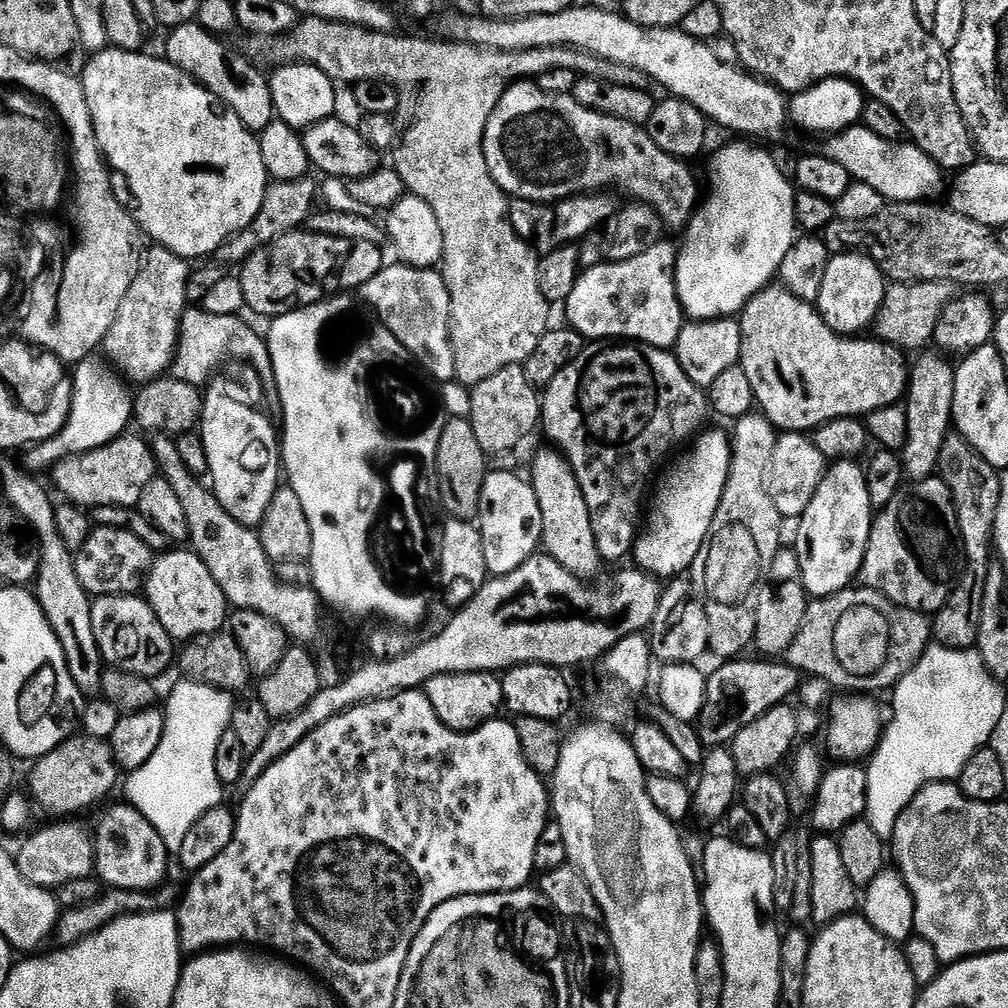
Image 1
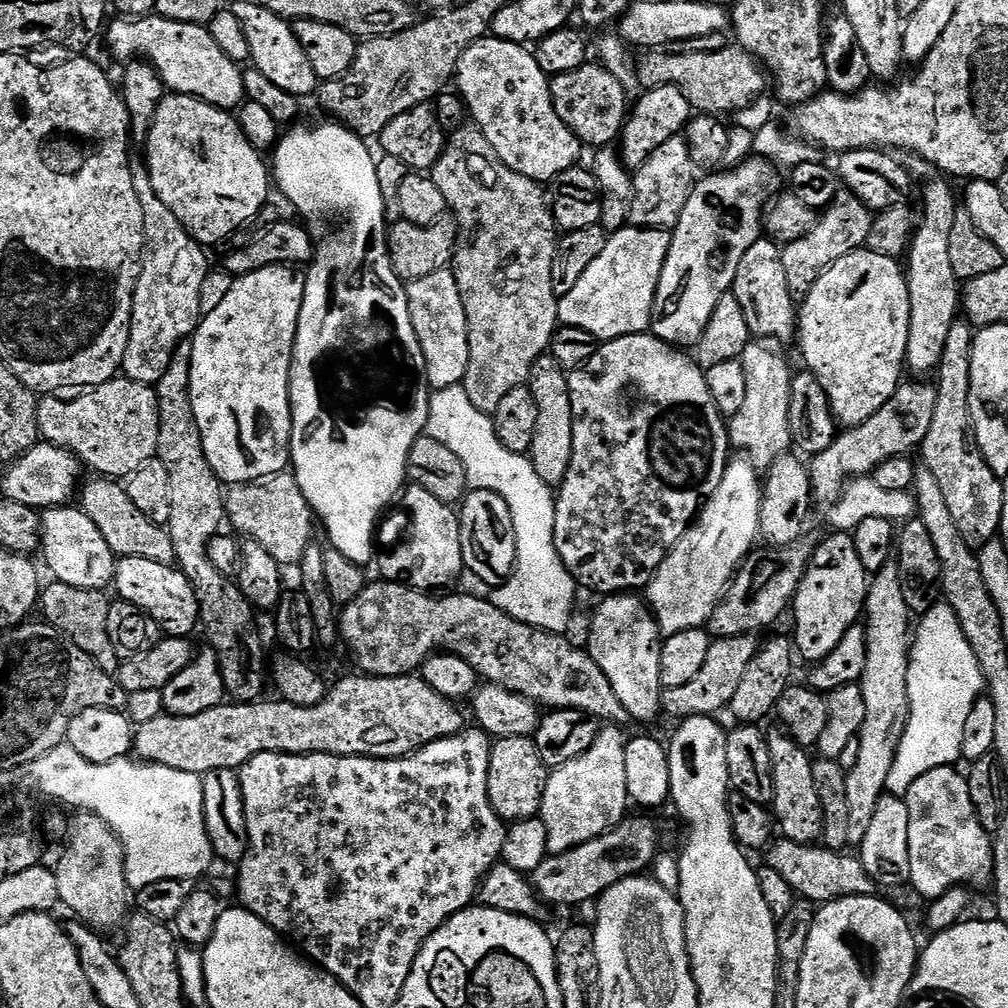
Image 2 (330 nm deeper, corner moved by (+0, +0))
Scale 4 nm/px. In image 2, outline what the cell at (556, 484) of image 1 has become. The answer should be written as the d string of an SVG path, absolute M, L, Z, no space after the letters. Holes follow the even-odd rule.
M550 354L539 356L532 364L530 387L534 403L538 405L538 426L534 430L534 442L530 459L538 478L550 486L558 486L566 478L570 458L574 450L574 430L572 429L572 407L568 393L568 376L554 362Z

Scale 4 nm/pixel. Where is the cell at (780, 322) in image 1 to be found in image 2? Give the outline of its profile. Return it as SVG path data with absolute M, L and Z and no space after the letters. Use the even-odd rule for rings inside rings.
M761 238L746 250L742 262L738 262L738 274L734 274L730 294L738 298L746 326L750 326L753 337L764 342L788 340L798 332L798 308L786 286L786 270L782 267L782 248L771 238Z

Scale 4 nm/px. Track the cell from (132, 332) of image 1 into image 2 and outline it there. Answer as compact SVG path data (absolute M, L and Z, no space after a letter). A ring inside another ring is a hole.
M138 150L128 155L128 169L134 192L139 200L143 214L143 244L138 261L138 273L135 284L135 294L132 295L130 334L126 352L123 355L121 373L129 380L155 385L165 374L165 370L172 361L176 347L185 339L189 339L200 324L202 283L205 282L210 265L205 252L193 238L181 227L172 211L157 198L147 165L147 157Z

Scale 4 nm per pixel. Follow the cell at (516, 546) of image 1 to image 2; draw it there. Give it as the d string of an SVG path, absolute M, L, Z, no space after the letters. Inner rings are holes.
M475 490L469 491L467 495L465 495L462 503L458 508L458 515L460 517L460 537L462 538L462 558L464 559L465 569L469 573L473 572L474 575L477 576L478 579L481 580L484 584L489 584L489 589L495 590L501 588L507 580L512 576L513 570L516 569L516 539L514 538L514 522L510 518L510 506L506 506L506 502L502 497L498 494L494 494L493 492L478 492Z

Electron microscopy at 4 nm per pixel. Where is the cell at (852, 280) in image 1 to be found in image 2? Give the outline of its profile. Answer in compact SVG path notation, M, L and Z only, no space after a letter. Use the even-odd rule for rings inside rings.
M867 247L846 254L846 258L838 258L838 262L834 262L834 266L830 266L830 270L826 270L820 275L818 282L814 282L810 294L798 308L798 341L800 340L800 352L804 355L803 367L812 372L814 378L818 378L820 388L828 395L833 416L848 430L856 428L859 424L866 422L868 418L874 418L874 414L878 414L878 410L882 410L882 406L886 406L886 402L890 402L890 398L902 383L900 375L905 375L906 372L906 342L910 338L910 290L905 269L901 265L899 268L896 264L899 263L893 257L870 252Z

